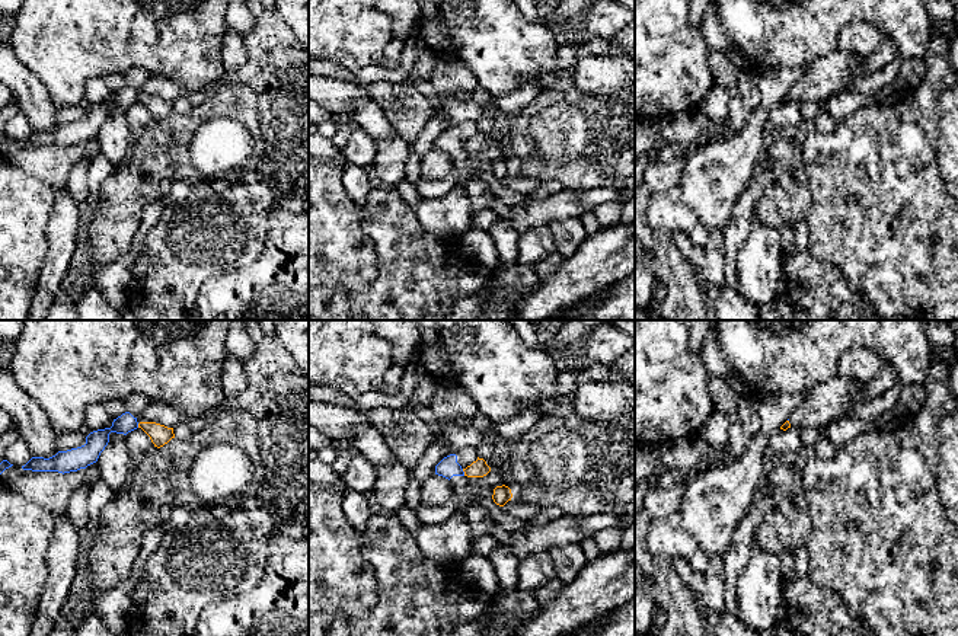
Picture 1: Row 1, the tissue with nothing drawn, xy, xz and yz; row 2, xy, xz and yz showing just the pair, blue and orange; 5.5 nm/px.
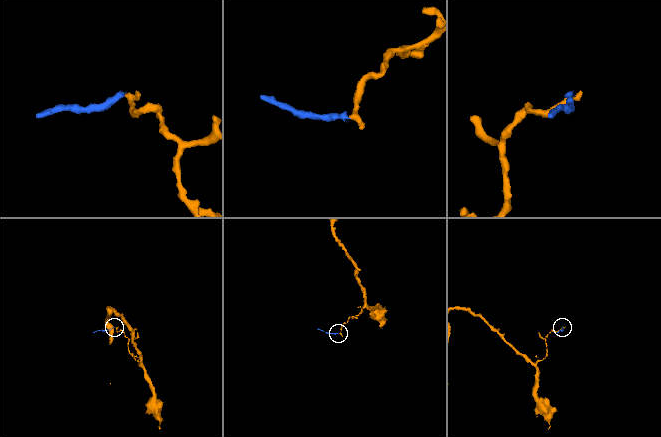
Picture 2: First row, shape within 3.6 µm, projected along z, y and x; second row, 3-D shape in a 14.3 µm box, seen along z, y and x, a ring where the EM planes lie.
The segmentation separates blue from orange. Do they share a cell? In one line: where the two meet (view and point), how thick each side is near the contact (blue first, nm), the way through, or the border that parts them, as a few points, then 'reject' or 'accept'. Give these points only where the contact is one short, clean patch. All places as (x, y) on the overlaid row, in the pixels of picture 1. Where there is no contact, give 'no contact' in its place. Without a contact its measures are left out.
meets blue in xz at (463, 472); 110 nm thick on the blue side, 100 nm on the other; border along xz (462, 469), (465, 475); reject

